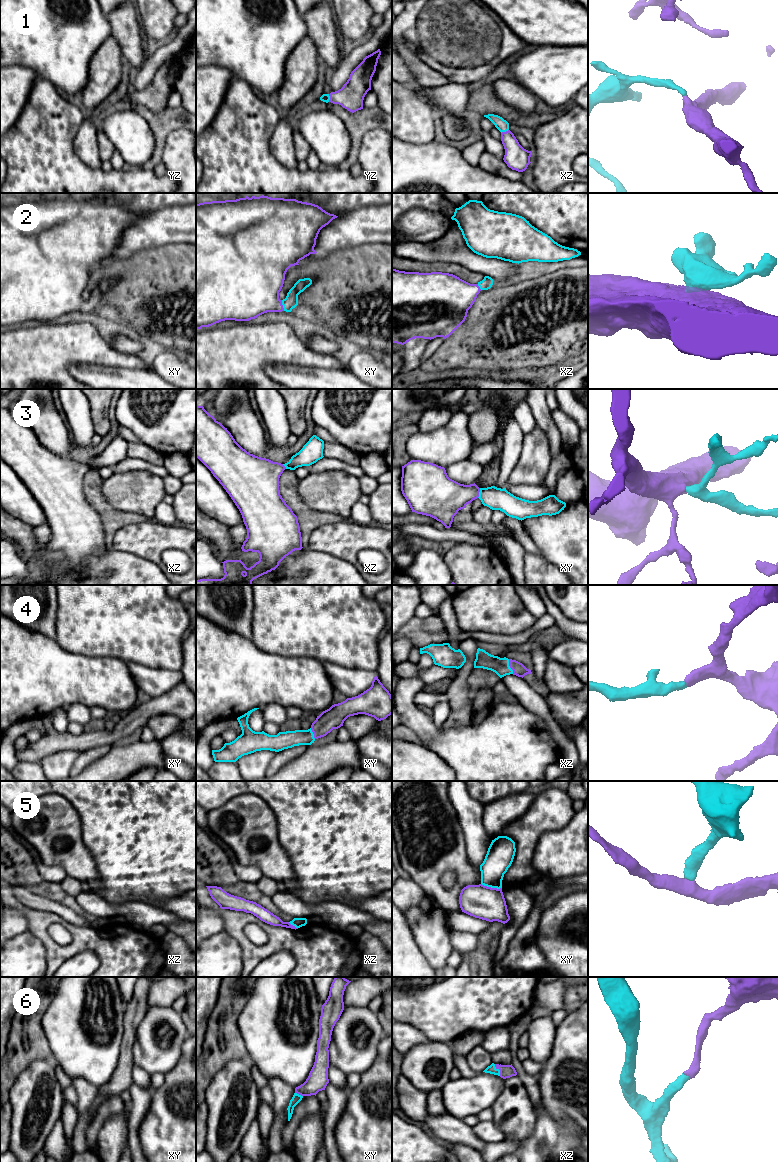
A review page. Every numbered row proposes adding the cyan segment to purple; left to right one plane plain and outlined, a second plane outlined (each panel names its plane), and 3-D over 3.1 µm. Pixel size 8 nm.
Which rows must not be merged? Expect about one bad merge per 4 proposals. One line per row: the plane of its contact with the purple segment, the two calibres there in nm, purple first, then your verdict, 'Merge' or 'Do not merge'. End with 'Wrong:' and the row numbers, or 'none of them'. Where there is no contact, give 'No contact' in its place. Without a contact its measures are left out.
1: Touches purple in yz. Thickness 200 nm (purple) against 60 nm. Merge
2: Touches purple in xy. Thickness 380 nm (purple) against 110 nm. Merge
3: Touches purple in xy. Thickness 280 nm (purple) against 180 nm. Merge
4: Touches purple in xz. Thickness 100 nm (purple) against 140 nm. Merge
5: Touches purple in xy. Thickness 260 nm (purple) against 220 nm. Do not merge
6: Touches purple in xz. Thickness 110 nm (purple) against 70 nm. Merge
Wrong: 5

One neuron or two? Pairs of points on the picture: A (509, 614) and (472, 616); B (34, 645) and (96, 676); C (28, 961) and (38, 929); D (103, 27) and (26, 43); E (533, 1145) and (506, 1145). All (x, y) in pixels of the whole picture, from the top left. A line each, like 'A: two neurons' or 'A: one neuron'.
A: one neuron
B: one neuron
C: two neurons
D: one neuron
E: two neurons

